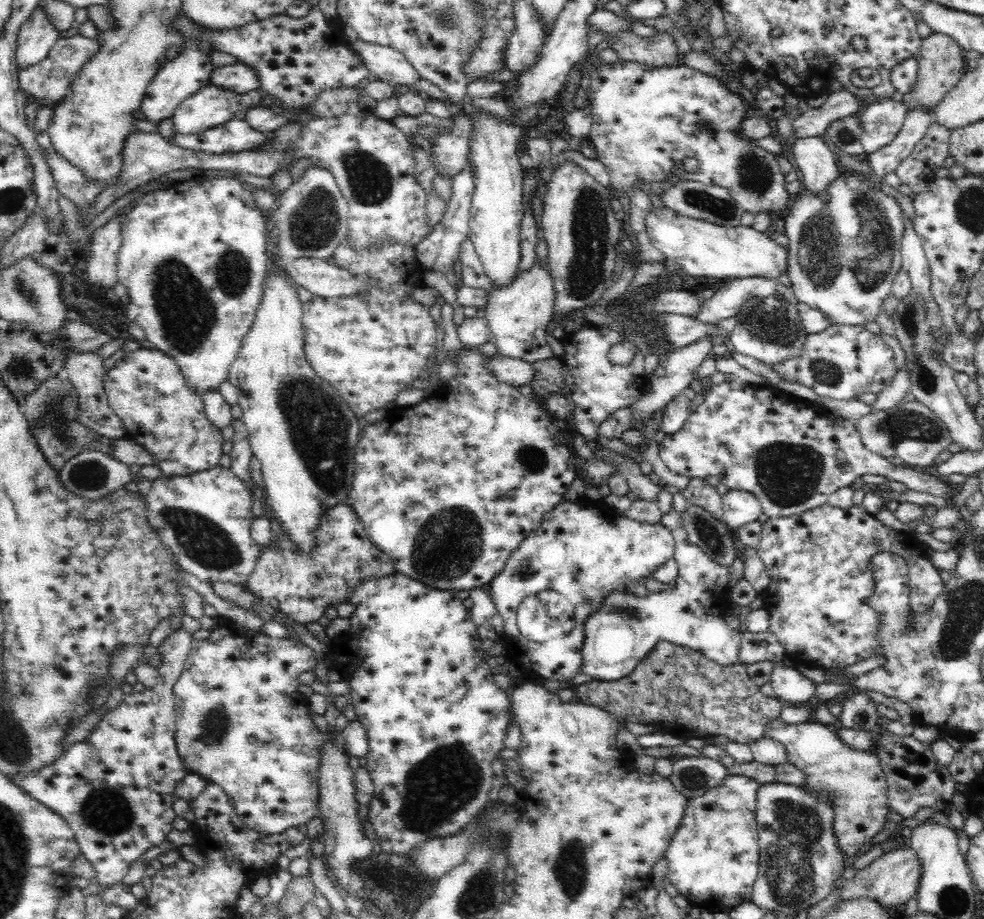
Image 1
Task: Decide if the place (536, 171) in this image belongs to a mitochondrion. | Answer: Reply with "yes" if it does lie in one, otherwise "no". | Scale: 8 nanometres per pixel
no

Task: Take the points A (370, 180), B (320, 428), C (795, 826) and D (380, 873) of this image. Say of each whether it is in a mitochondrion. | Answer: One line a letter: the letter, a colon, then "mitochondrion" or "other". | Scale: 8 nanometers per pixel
A: mitochondrion
B: mitochondrion
C: mitochondrion
D: mitochondrion

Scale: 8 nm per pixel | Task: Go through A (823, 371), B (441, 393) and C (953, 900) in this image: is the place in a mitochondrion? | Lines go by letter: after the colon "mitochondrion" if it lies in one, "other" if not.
A: mitochondrion
B: other
C: mitochondrion

